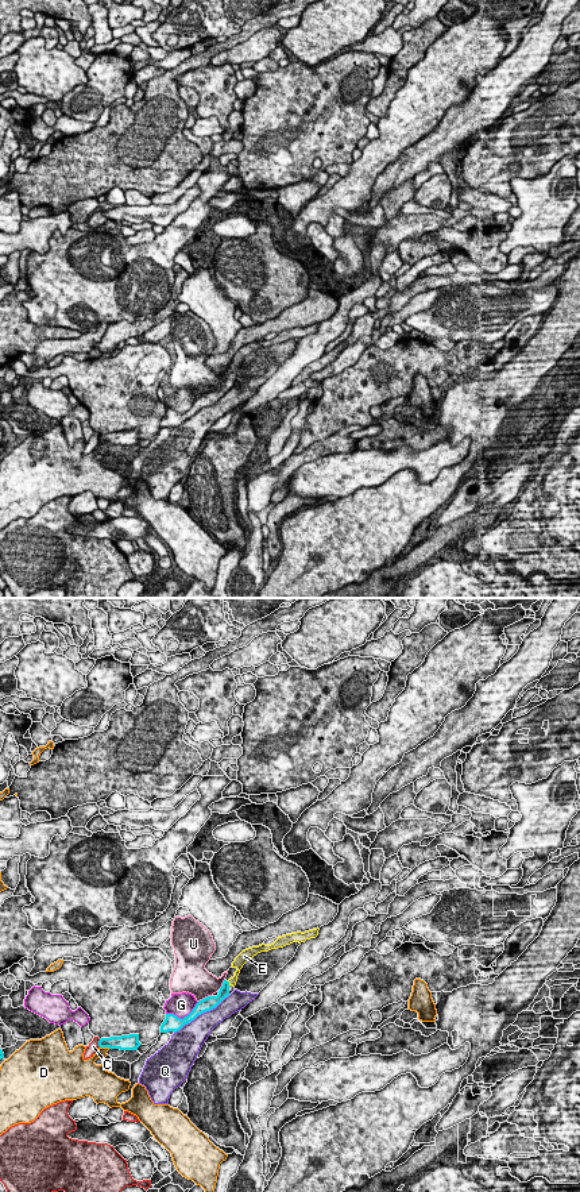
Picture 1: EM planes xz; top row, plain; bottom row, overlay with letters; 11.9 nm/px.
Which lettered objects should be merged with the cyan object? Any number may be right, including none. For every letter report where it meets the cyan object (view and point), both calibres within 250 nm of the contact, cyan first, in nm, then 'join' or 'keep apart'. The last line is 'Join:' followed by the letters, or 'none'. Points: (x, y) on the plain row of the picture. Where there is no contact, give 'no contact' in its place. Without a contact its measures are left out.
C: contact xz (99, 439); calibres 160 and 130 nm; keep apart
D: contact xz (105, 442); calibres 190 and 130 nm; keep apart
E: contact xz (228, 378); calibres 130 and 100 nm; join
G: contact xz (184, 413); calibres 190 and 280 nm; keep apart
Q: contact xz (201, 408); calibres 160 and 300 nm; keep apart
U: contact xz (205, 393); calibres 160 and 340 nm; keep apart
Join: E

